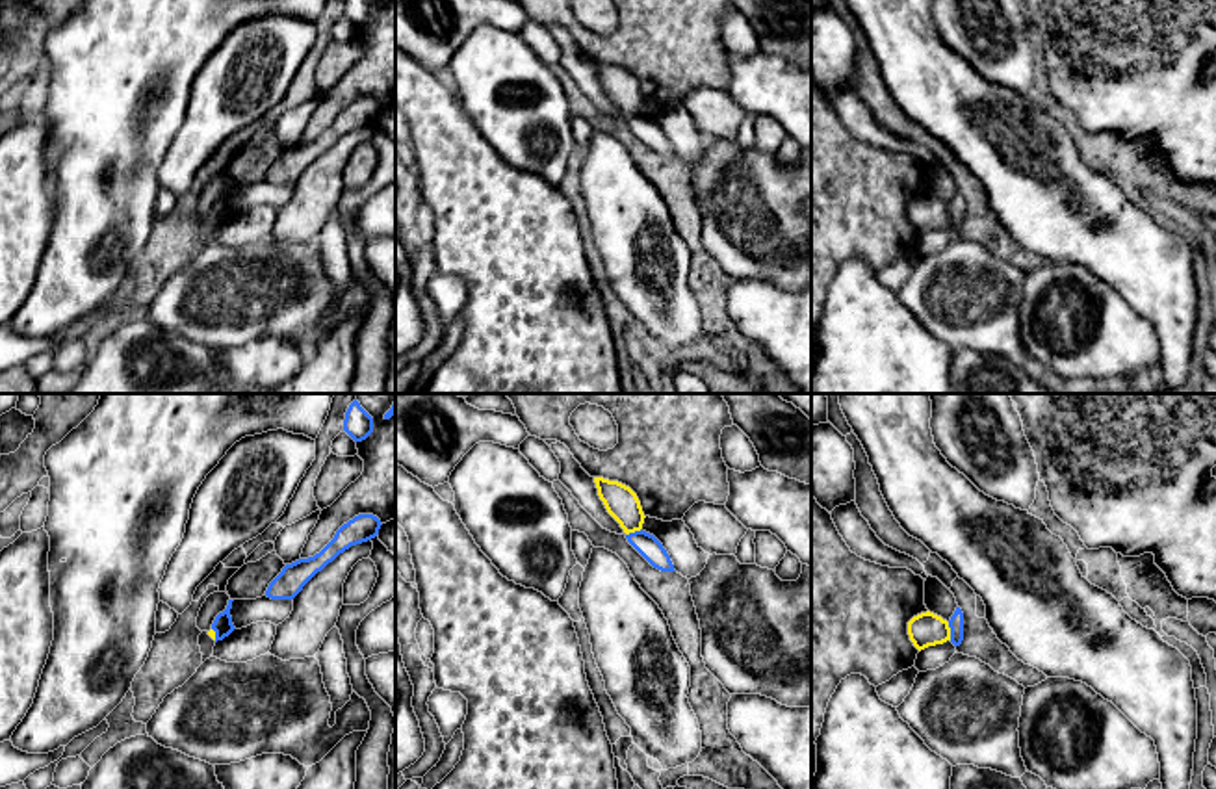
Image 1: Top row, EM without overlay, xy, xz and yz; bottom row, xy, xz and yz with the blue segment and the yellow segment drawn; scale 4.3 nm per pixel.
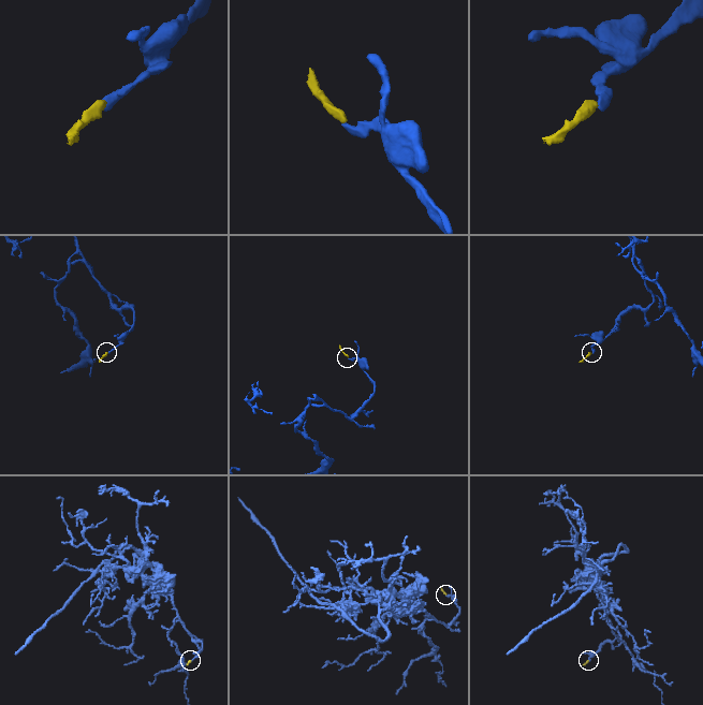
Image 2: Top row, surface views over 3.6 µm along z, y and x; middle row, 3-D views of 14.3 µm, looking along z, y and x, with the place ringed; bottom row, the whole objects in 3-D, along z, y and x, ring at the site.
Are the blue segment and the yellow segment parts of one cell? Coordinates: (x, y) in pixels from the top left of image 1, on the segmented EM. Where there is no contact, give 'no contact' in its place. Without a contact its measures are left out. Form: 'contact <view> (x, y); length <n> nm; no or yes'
contact yz (951, 632); length 80 nm; no

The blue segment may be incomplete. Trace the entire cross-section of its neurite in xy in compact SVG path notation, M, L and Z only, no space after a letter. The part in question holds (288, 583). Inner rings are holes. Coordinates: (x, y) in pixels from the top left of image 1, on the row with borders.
M358 514L343 524L334 538L314 557L286 564L269 583L265 596L271 600L293 600L303 587L351 546L368 542L379 535L381 520L373 514Z

